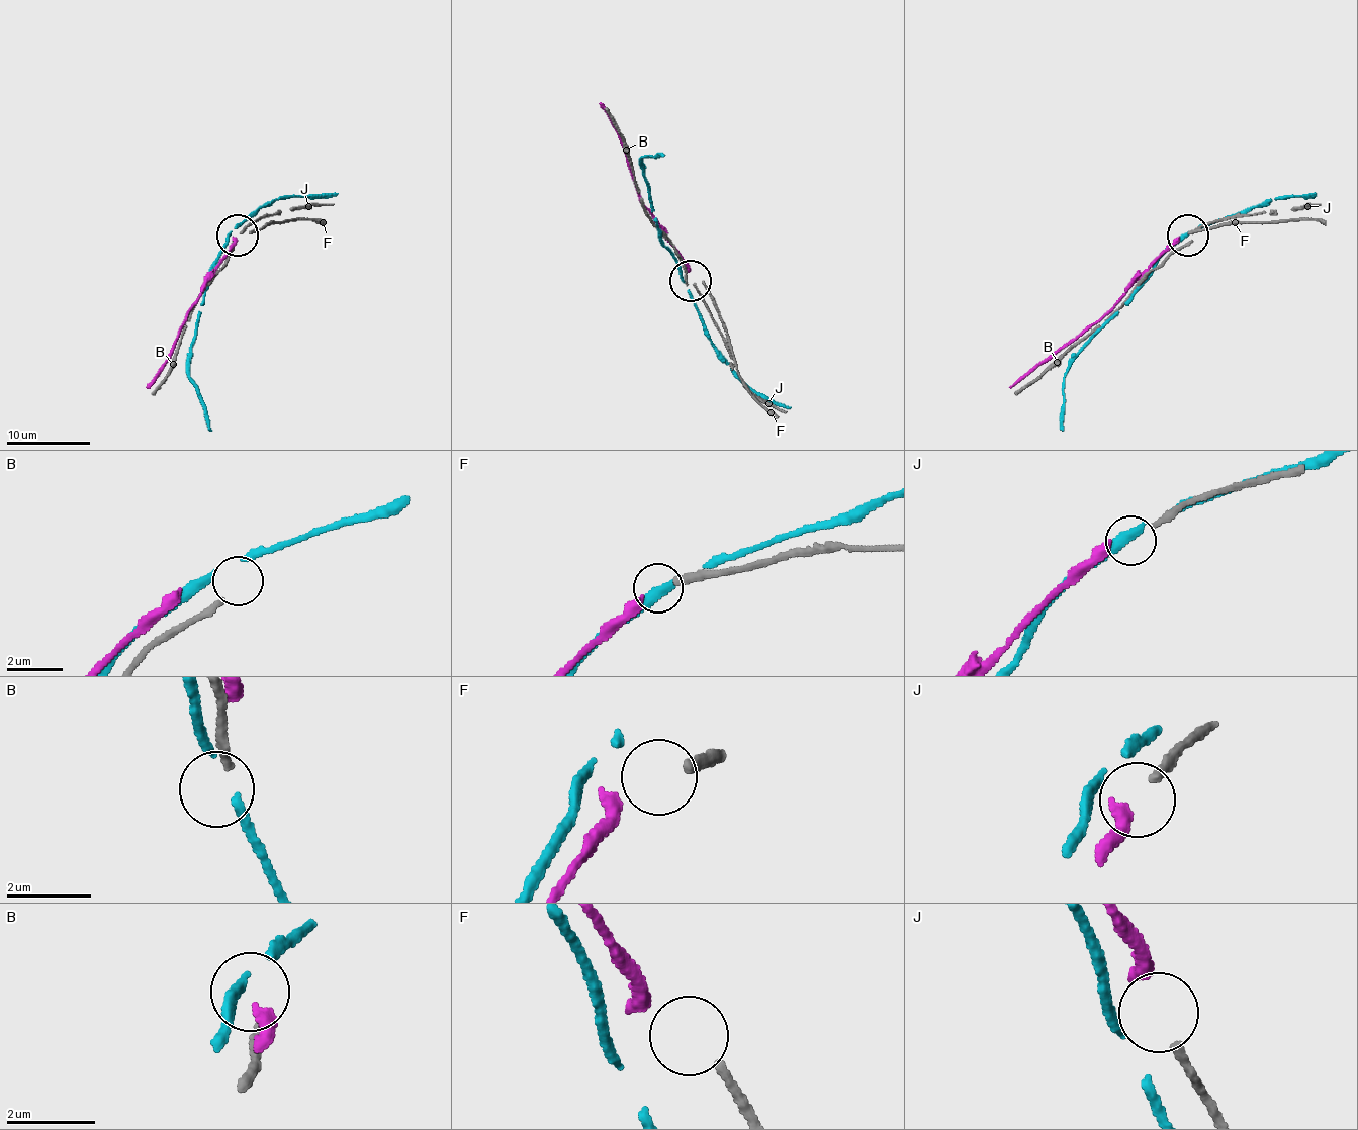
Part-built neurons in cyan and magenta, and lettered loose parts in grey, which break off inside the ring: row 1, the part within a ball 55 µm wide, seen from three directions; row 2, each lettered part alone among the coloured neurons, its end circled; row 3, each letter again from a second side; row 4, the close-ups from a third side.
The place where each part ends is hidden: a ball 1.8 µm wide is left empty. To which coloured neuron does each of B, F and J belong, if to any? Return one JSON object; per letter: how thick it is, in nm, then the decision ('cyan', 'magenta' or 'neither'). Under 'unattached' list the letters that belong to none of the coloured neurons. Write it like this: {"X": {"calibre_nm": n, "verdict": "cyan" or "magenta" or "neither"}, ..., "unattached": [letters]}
{"B": {"calibre_nm": 200, "verdict": "neither"}, "F": {"calibre_nm": 240, "verdict": "neither"}, "J": {"calibre_nm": 200, "verdict": "magenta"}, "unattached": ["B", "F"]}

